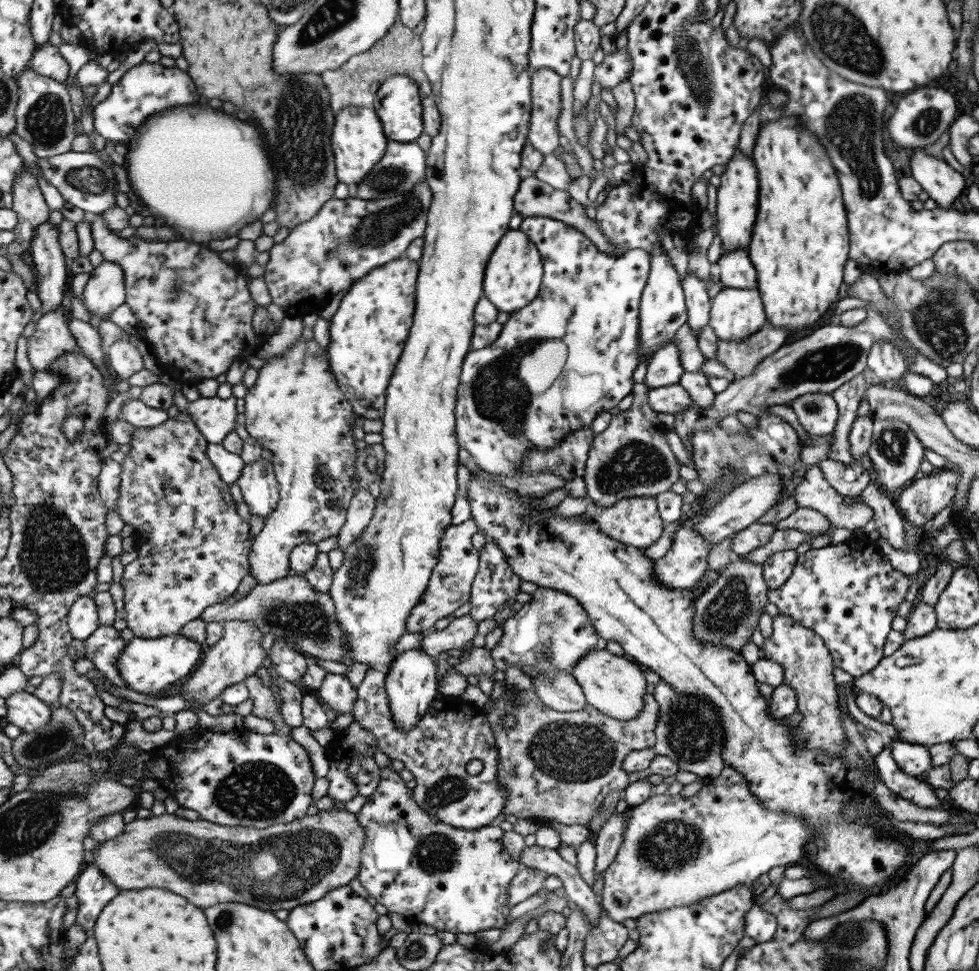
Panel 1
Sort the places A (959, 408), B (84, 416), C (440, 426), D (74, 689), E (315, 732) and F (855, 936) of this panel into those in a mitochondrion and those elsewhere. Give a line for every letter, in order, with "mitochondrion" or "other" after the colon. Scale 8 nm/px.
A: other
B: other
C: other
D: other
E: other
F: mitochondrion

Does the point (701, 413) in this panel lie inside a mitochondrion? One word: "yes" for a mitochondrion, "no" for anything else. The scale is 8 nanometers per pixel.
no

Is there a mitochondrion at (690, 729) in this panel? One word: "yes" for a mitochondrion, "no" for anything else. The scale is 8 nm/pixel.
yes

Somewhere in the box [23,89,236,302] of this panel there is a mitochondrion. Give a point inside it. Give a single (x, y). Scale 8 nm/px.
(94, 181)

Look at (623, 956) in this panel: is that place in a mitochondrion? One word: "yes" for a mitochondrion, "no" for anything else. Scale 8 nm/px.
no

